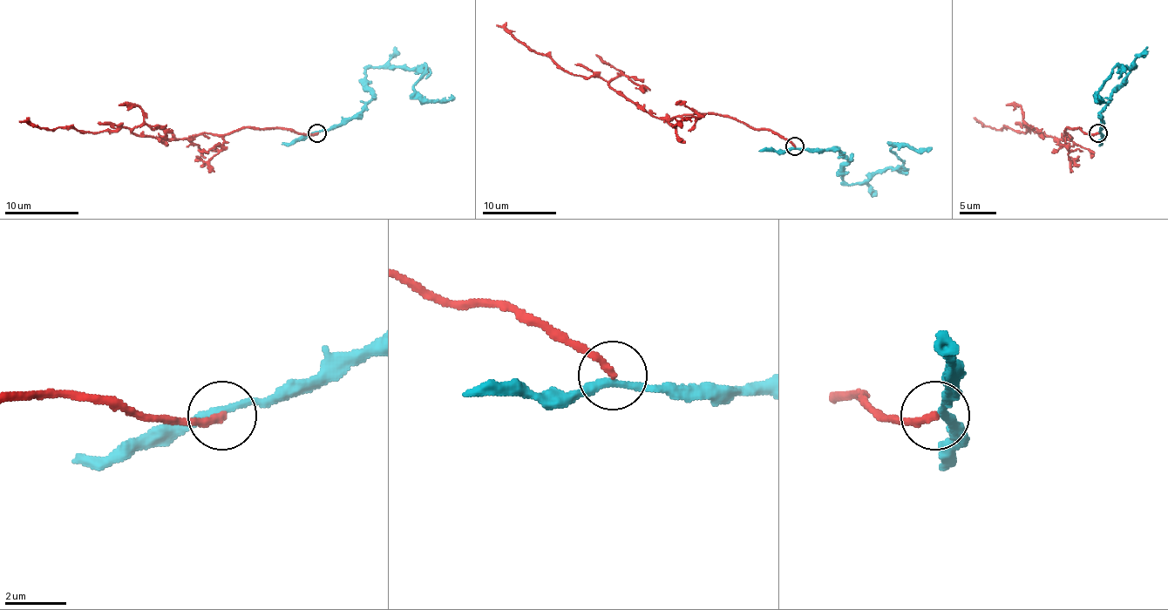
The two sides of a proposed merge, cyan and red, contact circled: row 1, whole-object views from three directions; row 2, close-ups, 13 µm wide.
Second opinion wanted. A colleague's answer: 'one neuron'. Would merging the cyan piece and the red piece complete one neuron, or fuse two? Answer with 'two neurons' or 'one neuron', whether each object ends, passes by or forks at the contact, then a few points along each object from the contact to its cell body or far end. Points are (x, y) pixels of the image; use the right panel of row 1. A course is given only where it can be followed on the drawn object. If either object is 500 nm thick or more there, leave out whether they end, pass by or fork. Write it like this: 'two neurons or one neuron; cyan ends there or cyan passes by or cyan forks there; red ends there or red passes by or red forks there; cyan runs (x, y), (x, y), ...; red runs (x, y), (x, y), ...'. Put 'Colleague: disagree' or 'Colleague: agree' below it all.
two neurons; cyan passes by; red ends there; cyan runs (1099, 133), (1101, 111), (1112, 91), (1136, 67), (1116, 67), (1099, 91), (1097, 100), (1101, 100), (1099, 97); red runs (1097, 133), (1068, 128), (1068, 138), (1043, 137), (1033, 128), (1023, 132), (996, 130), (975, 120)
Colleague: disagree

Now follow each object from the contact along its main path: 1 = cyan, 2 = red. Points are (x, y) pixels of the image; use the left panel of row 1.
1: (316, 133), (346, 124), (372, 97), (366, 85), (372, 67), (425, 67), (416, 91), (427, 100), (455, 97)
2: (316, 133), (250, 128), (173, 138), (140, 137), (129, 128), (44, 130), (18, 120)

